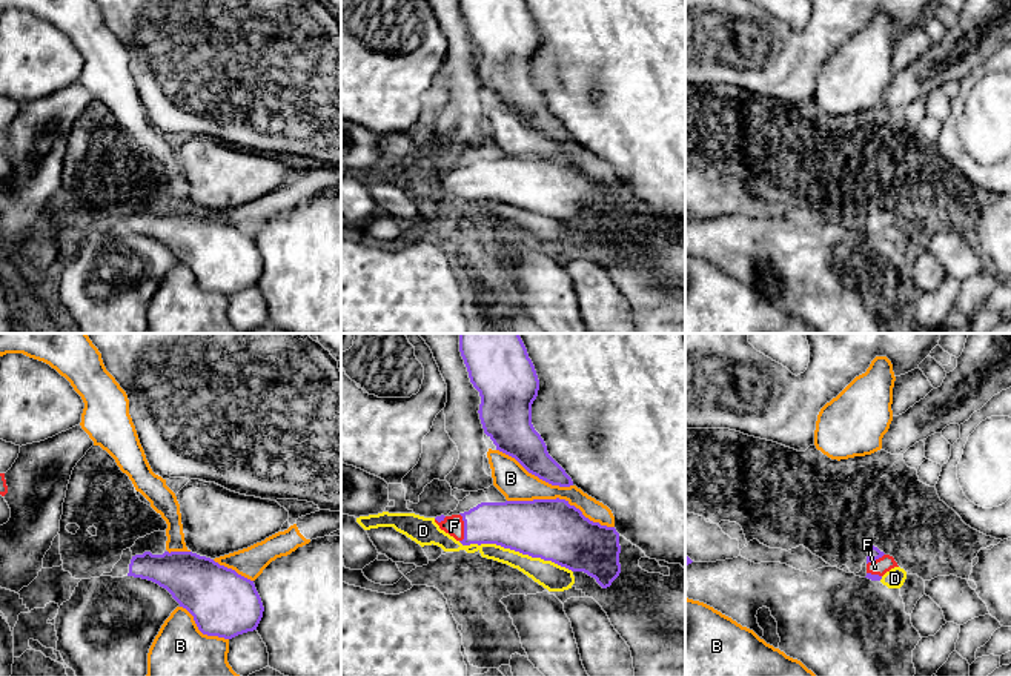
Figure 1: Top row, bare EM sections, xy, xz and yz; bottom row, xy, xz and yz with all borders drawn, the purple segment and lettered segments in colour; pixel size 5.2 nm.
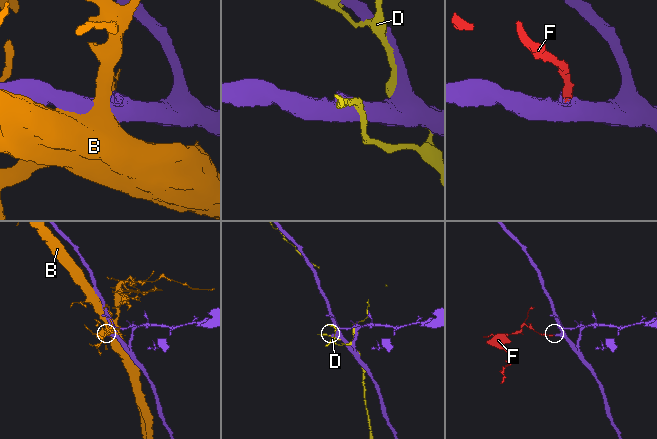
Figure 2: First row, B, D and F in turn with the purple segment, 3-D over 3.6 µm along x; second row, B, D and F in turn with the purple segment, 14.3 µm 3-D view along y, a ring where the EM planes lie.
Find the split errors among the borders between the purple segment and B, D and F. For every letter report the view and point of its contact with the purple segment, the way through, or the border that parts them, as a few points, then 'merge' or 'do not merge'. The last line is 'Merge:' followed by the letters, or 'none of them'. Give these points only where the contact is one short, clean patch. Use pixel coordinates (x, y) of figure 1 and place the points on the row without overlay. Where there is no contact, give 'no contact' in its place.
B: xz (561, 155) | do not merge
D: xz (515, 206) | do not merge
F: xz (464, 183) | across xz (512, 180), (464, 183), (454, 182) | merge
Merge: F

